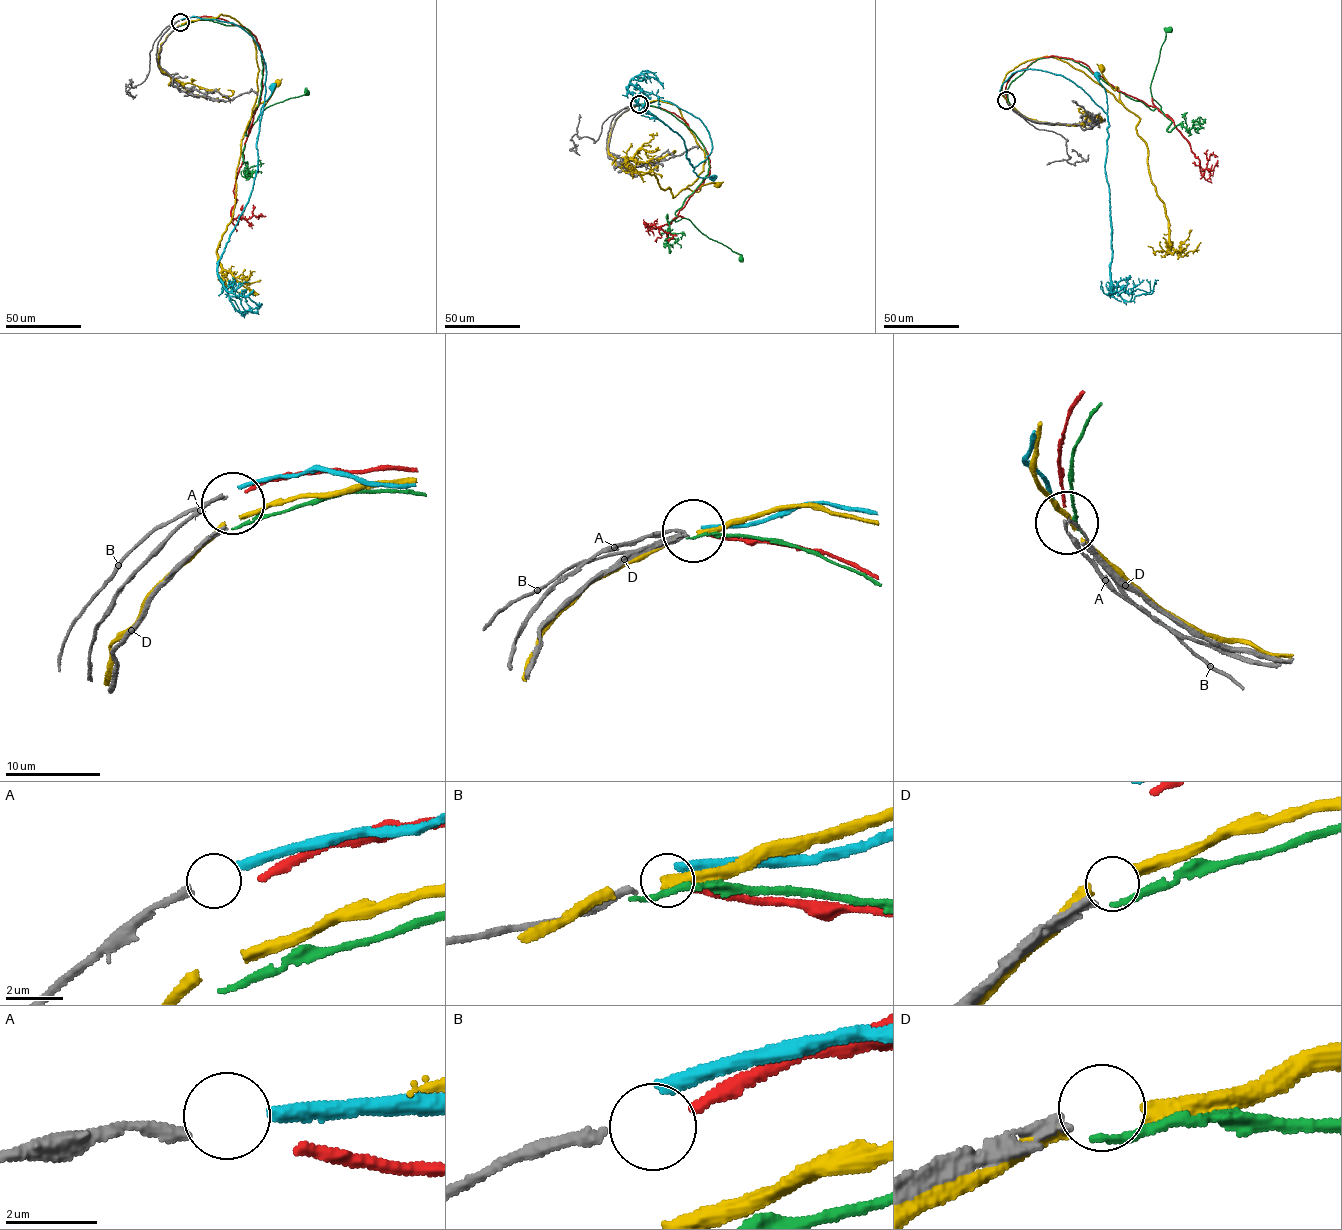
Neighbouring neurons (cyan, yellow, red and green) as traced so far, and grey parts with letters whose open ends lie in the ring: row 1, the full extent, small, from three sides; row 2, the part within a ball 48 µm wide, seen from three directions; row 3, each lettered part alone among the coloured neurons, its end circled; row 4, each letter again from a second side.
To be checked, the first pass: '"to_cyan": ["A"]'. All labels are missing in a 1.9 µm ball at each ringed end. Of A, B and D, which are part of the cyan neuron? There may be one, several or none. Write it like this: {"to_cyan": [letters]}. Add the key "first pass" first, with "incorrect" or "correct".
{"first pass": "correct", "to_cyan": ["A"]}

